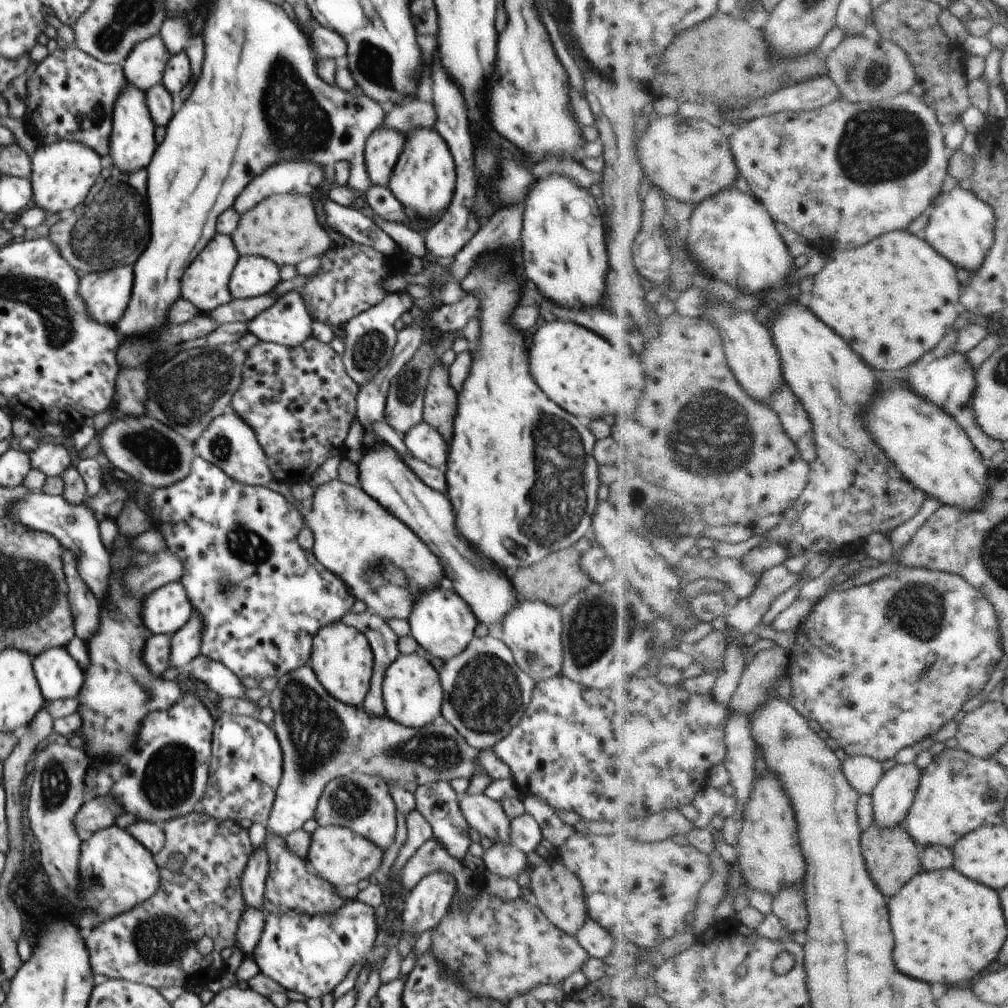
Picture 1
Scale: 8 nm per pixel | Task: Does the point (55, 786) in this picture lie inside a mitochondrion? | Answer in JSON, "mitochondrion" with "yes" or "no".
{"mitochondrion":"yes"}

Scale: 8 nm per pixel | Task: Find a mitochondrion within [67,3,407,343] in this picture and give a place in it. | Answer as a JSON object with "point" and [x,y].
{"point":[297,123]}

